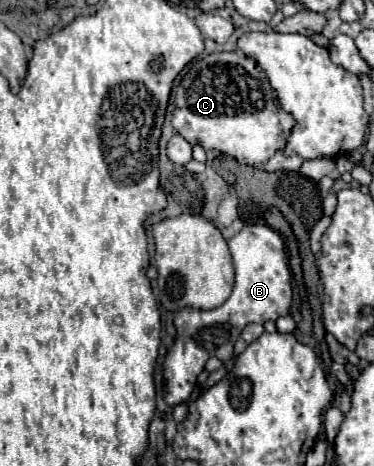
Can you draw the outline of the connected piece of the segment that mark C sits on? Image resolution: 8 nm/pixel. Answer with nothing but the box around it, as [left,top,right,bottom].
[173,53,295,167]

